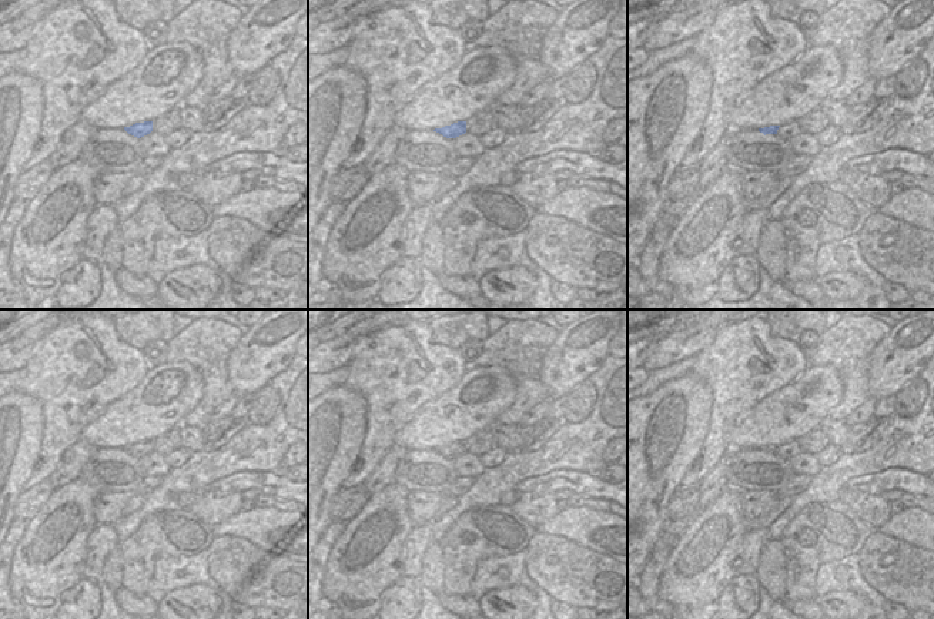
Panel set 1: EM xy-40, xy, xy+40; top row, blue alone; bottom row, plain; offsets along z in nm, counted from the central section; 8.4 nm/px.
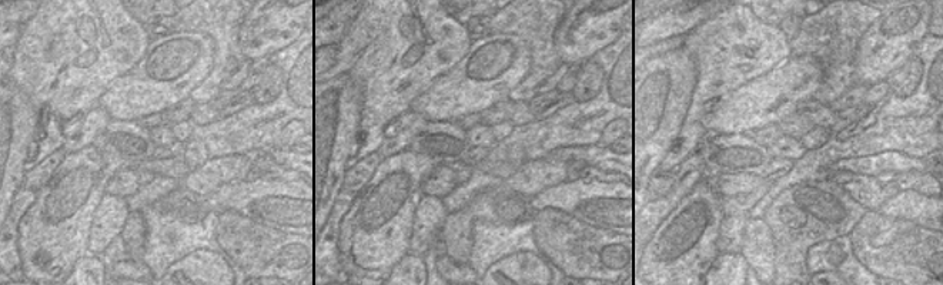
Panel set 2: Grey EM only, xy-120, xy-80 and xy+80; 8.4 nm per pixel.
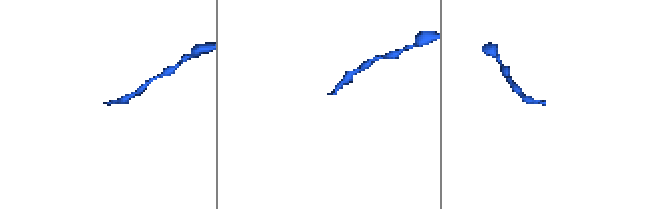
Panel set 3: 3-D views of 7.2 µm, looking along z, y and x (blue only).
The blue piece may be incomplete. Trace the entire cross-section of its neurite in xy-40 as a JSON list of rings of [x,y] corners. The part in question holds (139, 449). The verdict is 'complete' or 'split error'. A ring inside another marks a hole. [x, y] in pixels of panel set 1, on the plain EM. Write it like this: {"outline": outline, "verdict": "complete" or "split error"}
{"outline": [[[153,441],[135,442],[130,446],[124,446],[124,449],[137,458],[141,458],[153,451]]], "verdict": "complete"}

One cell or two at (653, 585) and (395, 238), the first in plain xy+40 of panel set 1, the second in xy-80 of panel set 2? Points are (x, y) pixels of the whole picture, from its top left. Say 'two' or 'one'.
one

